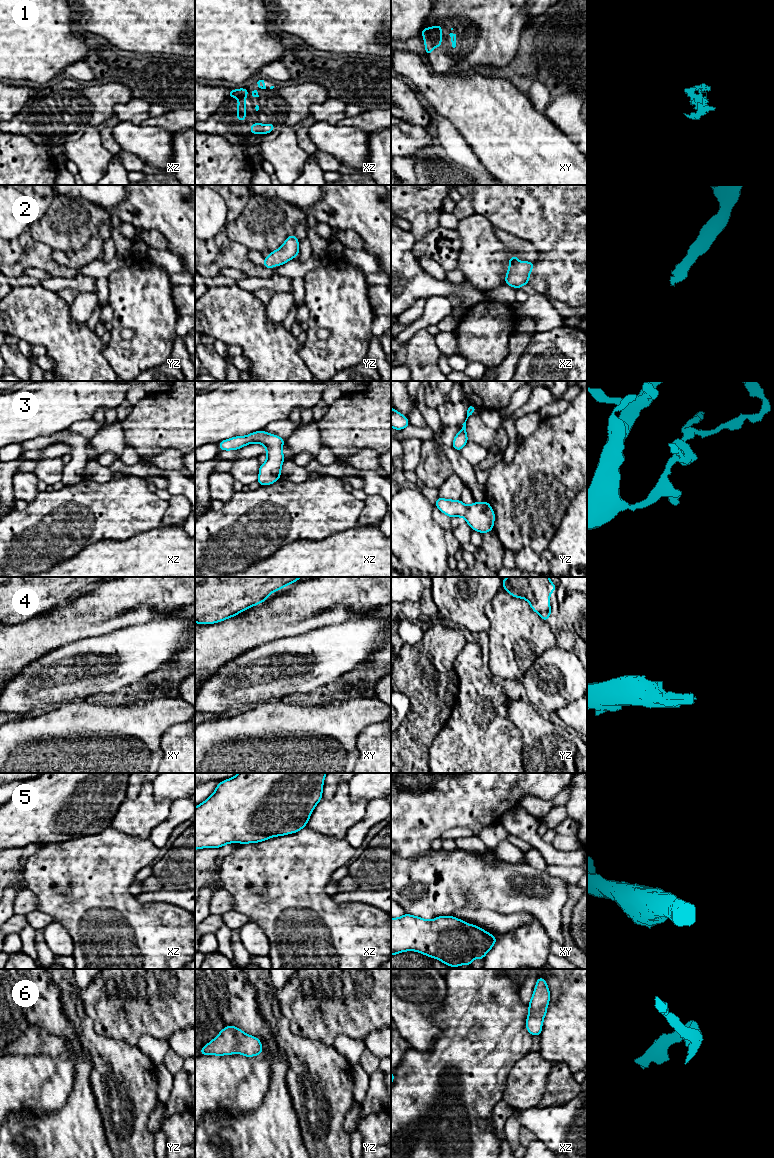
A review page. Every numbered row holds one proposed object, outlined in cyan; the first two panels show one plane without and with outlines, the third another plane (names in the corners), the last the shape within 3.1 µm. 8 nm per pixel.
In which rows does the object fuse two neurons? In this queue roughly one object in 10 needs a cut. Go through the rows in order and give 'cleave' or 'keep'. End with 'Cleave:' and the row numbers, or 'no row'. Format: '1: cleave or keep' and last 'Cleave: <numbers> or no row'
1: keep
2: keep
3: keep
4: keep
5: keep
6: keep
Cleave: no row

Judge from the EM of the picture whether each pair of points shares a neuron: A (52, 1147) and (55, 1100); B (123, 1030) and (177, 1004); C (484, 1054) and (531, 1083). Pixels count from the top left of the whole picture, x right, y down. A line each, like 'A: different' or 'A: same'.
A: different
B: same
C: different

